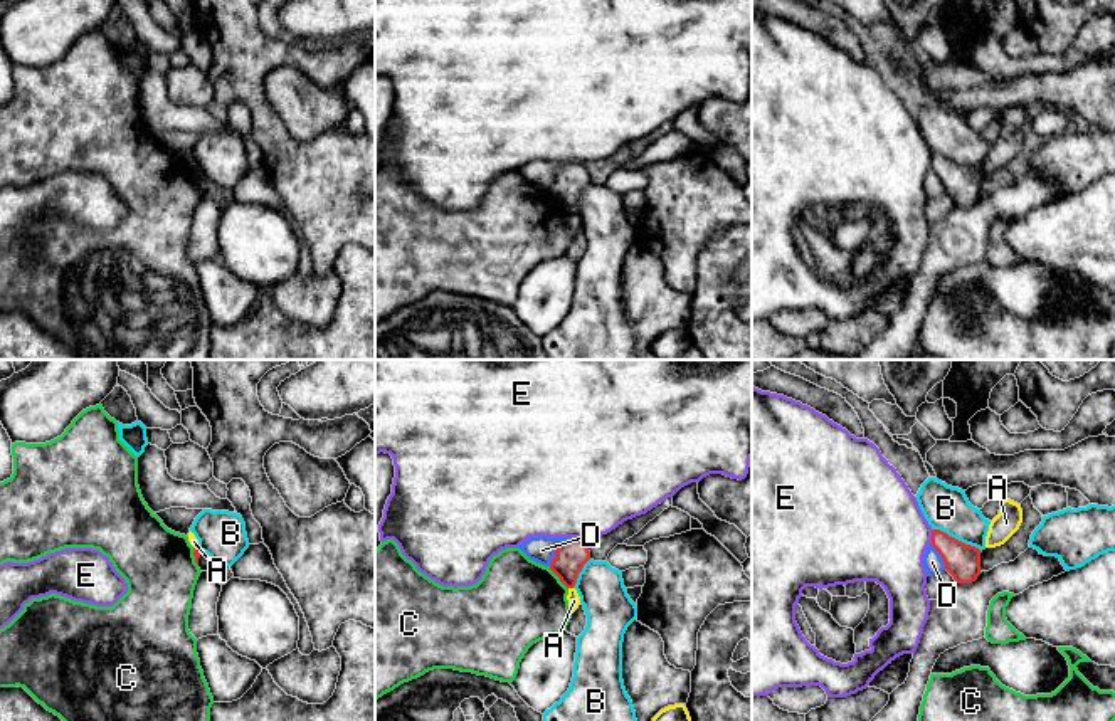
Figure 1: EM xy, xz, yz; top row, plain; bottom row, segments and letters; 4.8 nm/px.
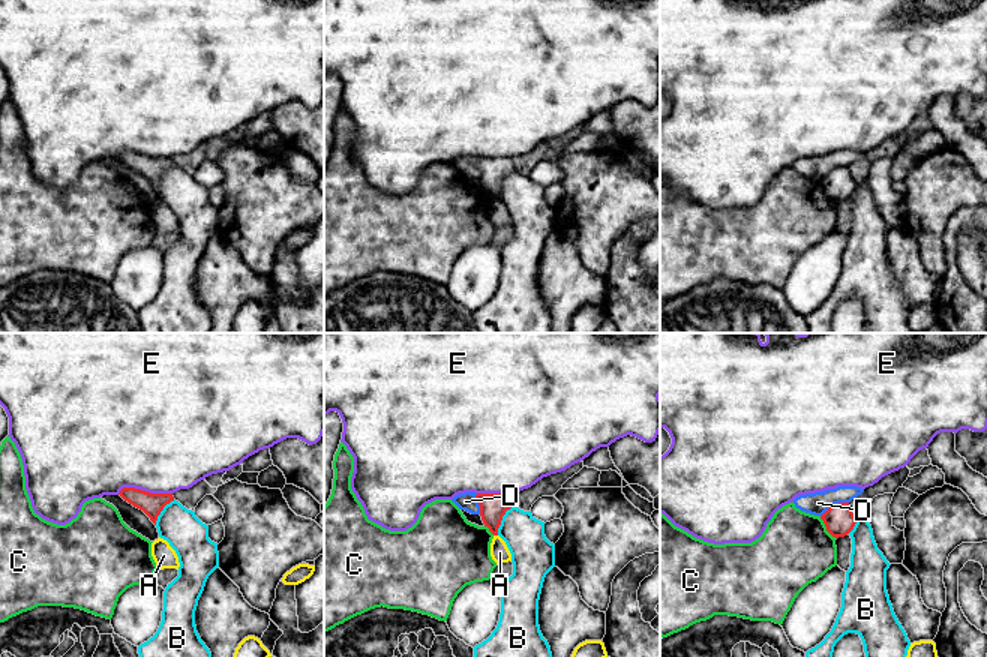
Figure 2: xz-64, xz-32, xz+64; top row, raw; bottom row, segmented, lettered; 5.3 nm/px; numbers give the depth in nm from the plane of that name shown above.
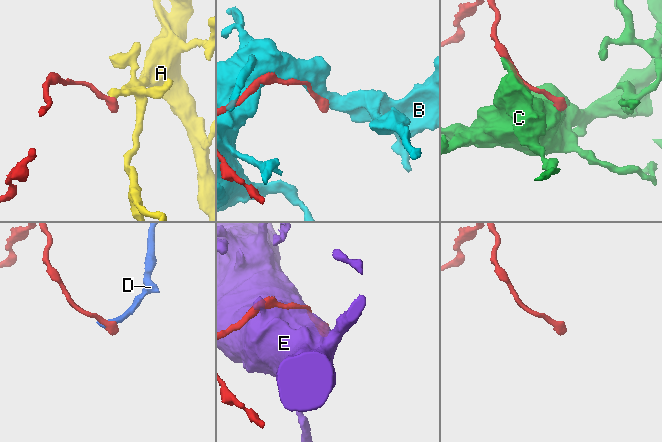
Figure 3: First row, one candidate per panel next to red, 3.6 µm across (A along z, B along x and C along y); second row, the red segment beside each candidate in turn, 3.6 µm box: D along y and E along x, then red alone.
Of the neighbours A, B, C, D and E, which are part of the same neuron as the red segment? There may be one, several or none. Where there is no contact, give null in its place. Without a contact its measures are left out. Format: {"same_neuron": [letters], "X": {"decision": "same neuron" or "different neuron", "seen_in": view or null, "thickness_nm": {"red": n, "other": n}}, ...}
{"same_neuron": [], "A": {"decision": "different neuron", "seen_in": "xz", "thickness_nm": {"red": 150, "other": 60}}, "B": {"decision": "different neuron", "seen_in": "yz", "thickness_nm": {"red": 170, "other": 220}}, "C": {"decision": "different neuron", "seen_in": "xz", "thickness_nm": {"red": 150, "other": 420}}, "D": {"decision": "different neuron", "seen_in": "xz", "thickness_nm": {"red": 150, "other": 130}}, "E": {"decision": "different neuron", "seen_in": "yz", "thickness_nm": {"red": 170, "other": 460}}}

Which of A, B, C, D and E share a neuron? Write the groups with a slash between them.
A / B / C / D / E

